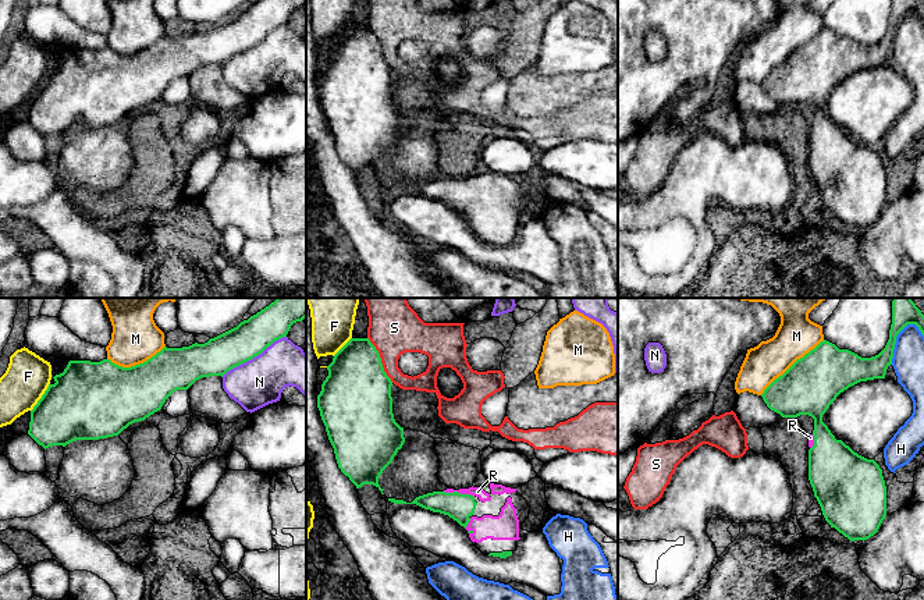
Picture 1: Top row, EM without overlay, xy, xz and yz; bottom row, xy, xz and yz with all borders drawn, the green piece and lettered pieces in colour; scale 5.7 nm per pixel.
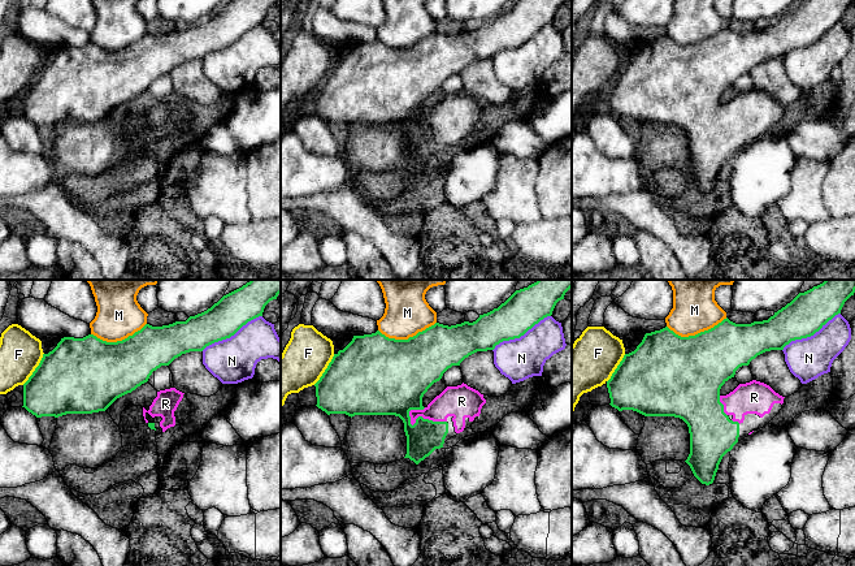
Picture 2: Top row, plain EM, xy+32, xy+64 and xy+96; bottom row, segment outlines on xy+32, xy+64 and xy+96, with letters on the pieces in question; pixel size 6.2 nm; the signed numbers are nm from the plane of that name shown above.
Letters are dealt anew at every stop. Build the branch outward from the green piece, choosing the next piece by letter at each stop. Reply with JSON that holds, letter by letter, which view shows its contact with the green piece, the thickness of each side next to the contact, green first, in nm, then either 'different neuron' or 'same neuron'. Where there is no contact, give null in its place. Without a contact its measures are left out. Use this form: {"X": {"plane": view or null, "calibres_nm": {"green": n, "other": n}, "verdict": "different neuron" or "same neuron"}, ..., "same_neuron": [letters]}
{"F": {"plane": "xy", "calibres_nm": {"green": 420, "other": 260}, "verdict": "different neuron"}, "H": {"plane": "yz", "calibres_nm": {"green": 140, "other": 180}, "verdict": "different neuron"}, "M": {"plane": "yz", "calibres_nm": {"green": 320, "other": 240}, "verdict": "different neuron"}, "N": {"plane": "xy", "calibres_nm": {"green": 220, "other": 280}, "verdict": "different neuron"}, "R": {"plane": "xz", "calibres_nm": {"green": 160, "other": 60}, "verdict": "same neuron"}, "S": {"plane": "xz", "calibres_nm": {"green": 400, "other": 260}, "verdict": "different neuron"}, "same_neuron": ["R"]}

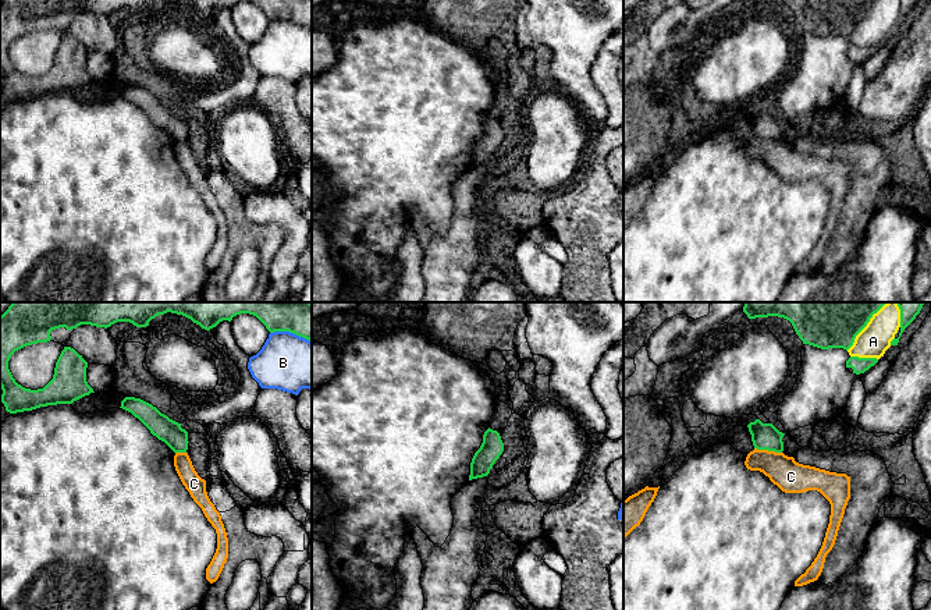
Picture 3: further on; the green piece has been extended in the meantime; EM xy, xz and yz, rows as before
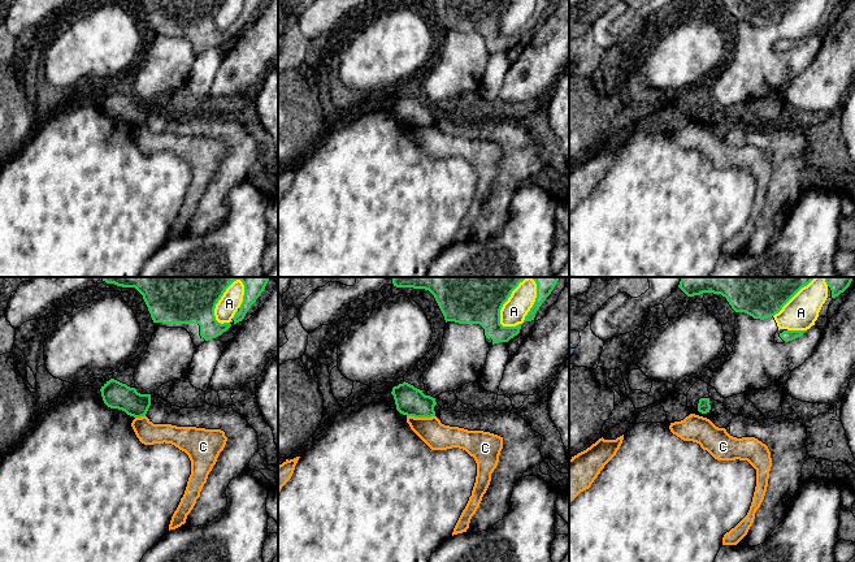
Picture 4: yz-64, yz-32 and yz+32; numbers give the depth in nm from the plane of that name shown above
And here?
{"A": {"plane": "yz", "calibres_nm": {"green": 220, "other": 180}, "verdict": "different neuron"}, "B": {"plane": "xy", "calibres_nm": {"green": 160, "other": 320}, "verdict": "different neuron"}, "C": {"plane": "yz", "calibres_nm": {"green": 160, "other": 190}, "verdict": "different neuron"}, "same_neuron": []}

